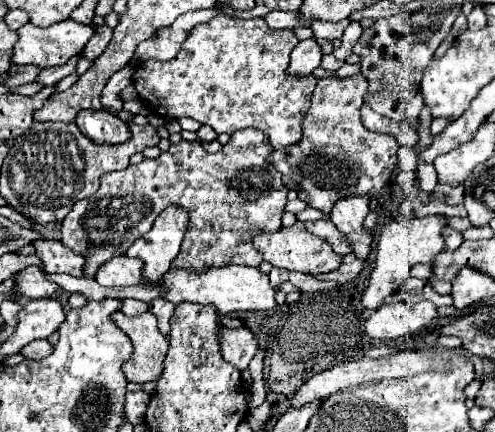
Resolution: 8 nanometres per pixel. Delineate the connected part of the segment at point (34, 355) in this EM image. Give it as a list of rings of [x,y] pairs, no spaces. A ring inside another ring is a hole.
[[[34,340],[26,348],[22,348],[22,356],[26,360],[42,360],[52,352],[52,344],[48,340]]]

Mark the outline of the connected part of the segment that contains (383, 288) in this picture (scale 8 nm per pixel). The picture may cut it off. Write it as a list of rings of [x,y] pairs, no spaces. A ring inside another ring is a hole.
[[[424,216],[412,220],[394,220],[386,224],[380,232],[378,252],[376,252],[376,266],[370,274],[370,284],[362,294],[362,304],[368,310],[376,310],[386,296],[396,292],[402,282],[410,276],[412,266],[418,263],[429,263],[430,256],[436,256],[444,250],[442,230],[448,226],[446,216]]]

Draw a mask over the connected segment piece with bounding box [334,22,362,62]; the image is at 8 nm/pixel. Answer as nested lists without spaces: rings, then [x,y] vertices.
[[[352,22],[352,24],[344,30],[344,34],[342,34],[342,38],[340,38],[340,46],[334,50],[334,56],[344,62],[344,60],[352,54],[352,48],[354,48],[354,44],[358,42],[360,36],[362,36],[362,26],[360,26],[360,22]]]

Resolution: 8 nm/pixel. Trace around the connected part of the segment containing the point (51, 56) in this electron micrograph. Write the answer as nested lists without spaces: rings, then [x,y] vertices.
[[[64,20],[62,24],[54,24],[50,28],[38,28],[28,22],[18,30],[18,34],[20,38],[16,42],[16,52],[12,50],[12,64],[14,66],[32,64],[38,68],[52,68],[52,66],[62,66],[72,56],[76,56],[94,34],[94,26],[82,26],[82,24],[76,24],[74,20]]]

